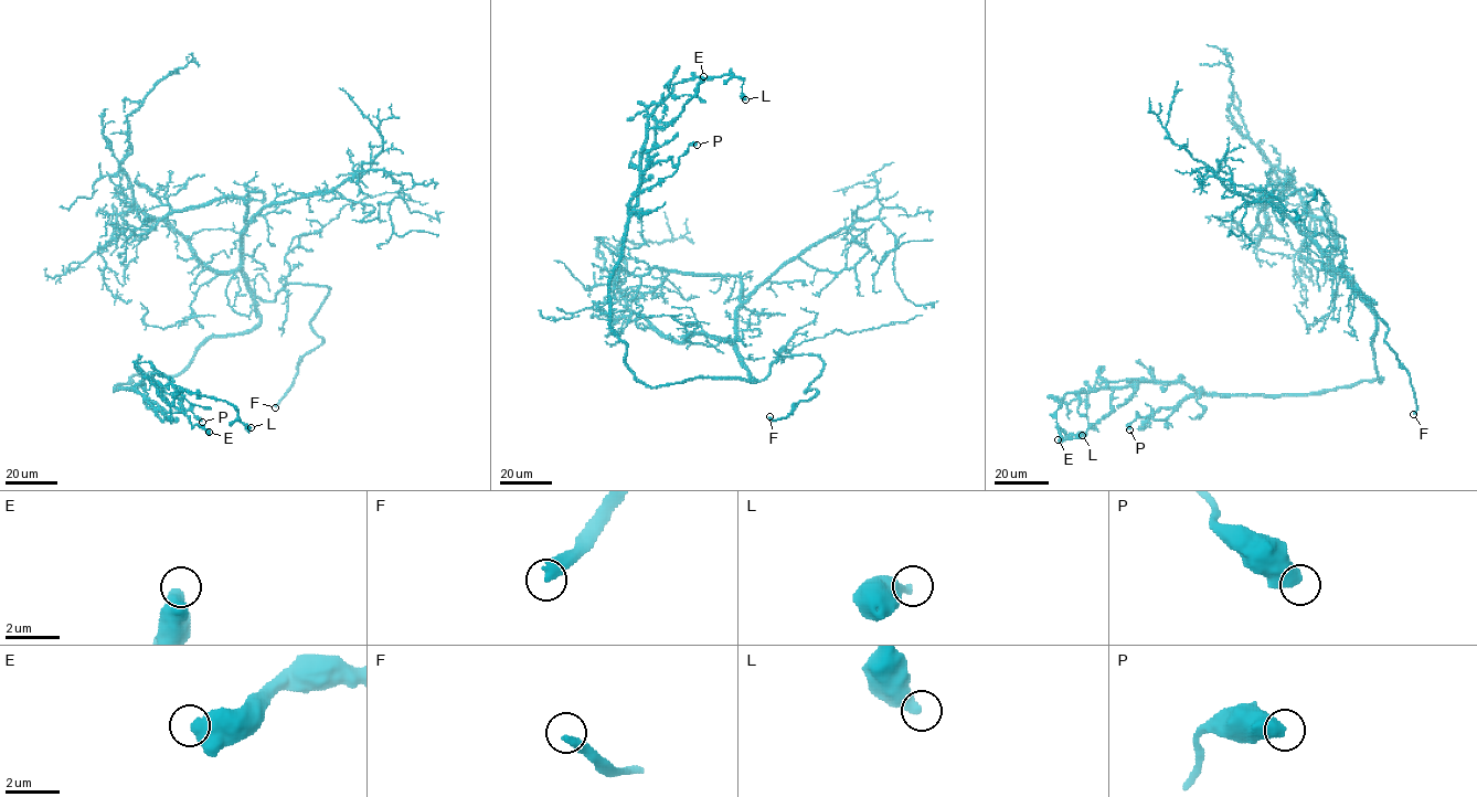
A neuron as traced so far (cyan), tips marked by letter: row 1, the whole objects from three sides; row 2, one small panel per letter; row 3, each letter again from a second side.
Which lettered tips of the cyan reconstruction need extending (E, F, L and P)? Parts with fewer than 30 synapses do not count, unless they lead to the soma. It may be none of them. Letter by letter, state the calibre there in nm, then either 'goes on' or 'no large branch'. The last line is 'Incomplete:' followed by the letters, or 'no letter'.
E: 600 nm | no large branch
F: 400 nm | goes on
L: 440 nm | no large branch
P: 600 nm | no large branch
Incomplete: F

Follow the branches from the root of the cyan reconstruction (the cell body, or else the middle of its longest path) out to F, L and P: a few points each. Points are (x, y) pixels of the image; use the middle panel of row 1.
F: (698, 378), (762, 380), (783, 358), (817, 356), (805, 392), (817, 393), (769, 416)
L: (698, 378), (654, 388), (635, 378), (611, 325), (609, 277), (654, 109), (694, 77), (739, 77), (745, 99)
P: (698, 378), (641, 383), (611, 325), (609, 300), (630, 201), (670, 177), (697, 145)

